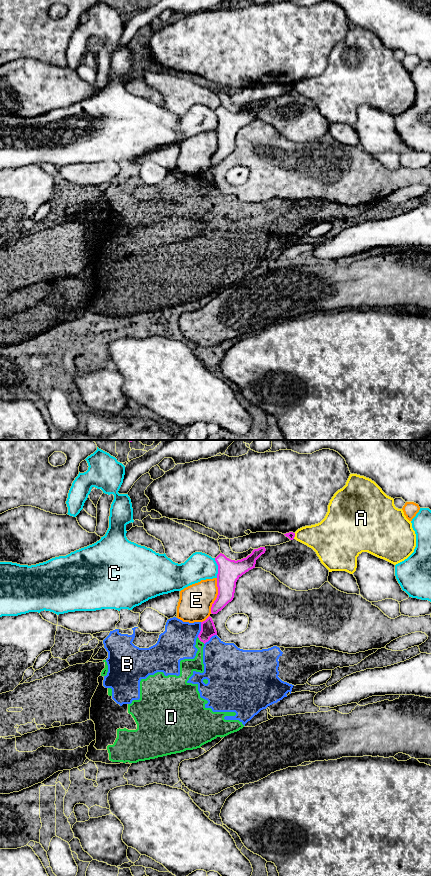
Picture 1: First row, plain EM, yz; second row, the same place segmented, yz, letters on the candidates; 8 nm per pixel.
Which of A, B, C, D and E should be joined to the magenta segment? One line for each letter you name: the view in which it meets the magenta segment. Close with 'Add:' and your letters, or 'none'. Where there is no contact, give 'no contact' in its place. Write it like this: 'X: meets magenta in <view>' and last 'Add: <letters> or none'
Add: none

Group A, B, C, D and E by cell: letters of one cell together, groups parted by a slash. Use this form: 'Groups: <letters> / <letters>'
Groups: A / B D / C / E

